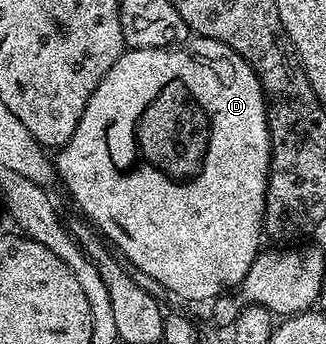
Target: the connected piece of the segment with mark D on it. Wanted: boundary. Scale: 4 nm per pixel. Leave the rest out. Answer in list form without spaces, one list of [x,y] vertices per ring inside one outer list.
[[[198,37],[189,42],[188,48],[127,48],[120,55],[120,59],[112,63],[108,75],[100,79],[96,91],[92,91],[92,99],[88,99],[88,107],[84,115],[80,115],[80,123],[72,139],[57,150],[56,168],[61,184],[66,184],[71,199],[82,208],[81,216],[121,256],[136,263],[136,267],[140,267],[144,275],[152,275],[152,279],[156,279],[156,283],[163,285],[175,298],[210,303],[215,297],[238,289],[259,255],[261,241],[264,241],[262,217],[266,213],[266,188],[270,178],[270,124],[266,118],[266,106],[266,95],[252,67],[240,55],[236,55],[232,47],[224,43]]]

